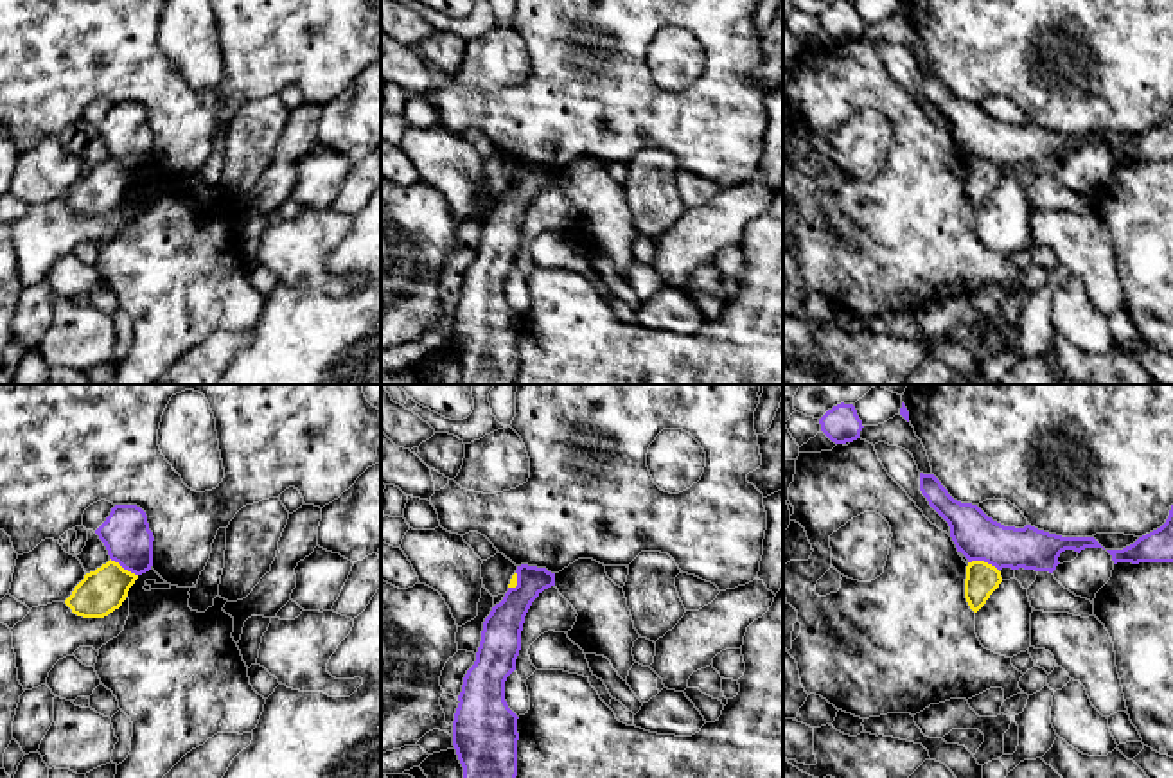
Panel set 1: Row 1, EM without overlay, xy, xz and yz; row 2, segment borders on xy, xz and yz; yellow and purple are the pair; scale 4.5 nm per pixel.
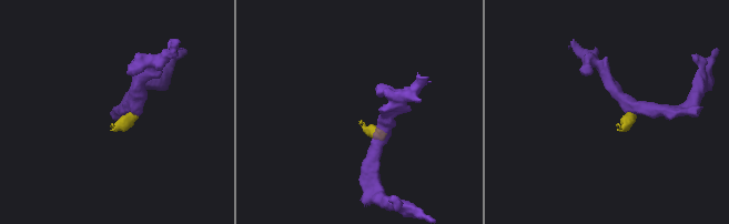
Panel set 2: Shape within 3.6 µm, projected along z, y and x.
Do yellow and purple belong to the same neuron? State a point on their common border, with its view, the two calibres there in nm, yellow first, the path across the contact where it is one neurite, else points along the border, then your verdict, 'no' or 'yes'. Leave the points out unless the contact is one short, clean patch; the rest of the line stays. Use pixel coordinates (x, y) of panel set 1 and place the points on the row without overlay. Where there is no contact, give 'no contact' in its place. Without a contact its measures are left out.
meets yellow in yz at (983, 159); 150 nm thick on the yellow side, 200 nm on the other; border along yz (969, 159), (987, 159), (997, 167); no

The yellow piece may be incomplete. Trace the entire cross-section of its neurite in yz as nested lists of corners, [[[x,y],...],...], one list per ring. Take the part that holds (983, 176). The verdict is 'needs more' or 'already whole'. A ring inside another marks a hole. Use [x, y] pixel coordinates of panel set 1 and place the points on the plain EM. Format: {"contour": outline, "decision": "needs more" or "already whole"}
{"contour": [[[984,158],[968,160],[965,176],[965,196],[970,207],[977,210],[1001,180],[1001,169],[995,164]]], "decision": "already whole"}

